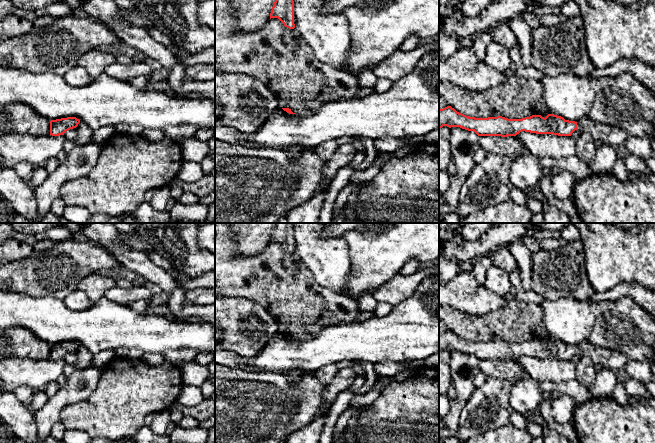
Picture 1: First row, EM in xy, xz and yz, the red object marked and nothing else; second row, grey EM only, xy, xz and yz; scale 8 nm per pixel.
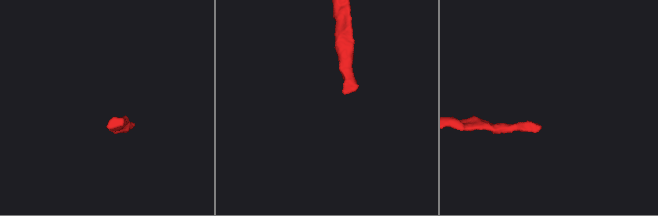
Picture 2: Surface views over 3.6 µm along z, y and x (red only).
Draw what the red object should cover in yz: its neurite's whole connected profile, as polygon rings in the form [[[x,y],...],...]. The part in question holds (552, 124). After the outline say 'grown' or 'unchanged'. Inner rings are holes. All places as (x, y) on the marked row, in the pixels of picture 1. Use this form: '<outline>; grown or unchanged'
[[[451,106],[439,109],[439,129],[443,126],[460,127],[468,131],[474,131],[478,136],[516,136],[522,131],[536,133],[536,134],[553,134],[558,136],[571,136],[575,130],[580,133],[589,132],[594,141],[601,141],[603,144],[614,146],[618,150],[623,150],[625,141],[632,136],[628,134],[620,126],[607,125],[595,122],[588,116],[580,119],[578,122],[565,120],[561,116],[548,114],[545,118],[541,115],[532,115],[522,119],[508,119],[502,116],[488,117],[488,118],[475,118],[469,117],[462,113],[457,112]]]; grown

